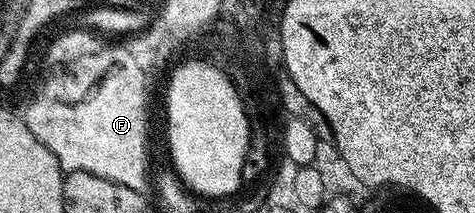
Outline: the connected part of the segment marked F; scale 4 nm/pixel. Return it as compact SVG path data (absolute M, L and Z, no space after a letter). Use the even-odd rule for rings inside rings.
M71 28L69 30L68 34L61 35L57 40L55 38L47 49L45 57L47 67L44 68L43 66L41 70L41 73L43 72L43 83L40 84L35 99L28 104L27 114L25 113L25 121L29 132L33 132L33 136L37 136L37 140L41 144L45 144L45 148L49 148L49 152L53 152L53 156L59 161L60 170L64 172L73 170L89 172L93 176L101 176L105 180L125 184L125 188L143 186L143 177L149 174L149 167L147 167L147 80L149 80L149 74L141 70L140 65L137 64L126 45L118 46L115 43L118 41L108 40L106 37L88 29Z

